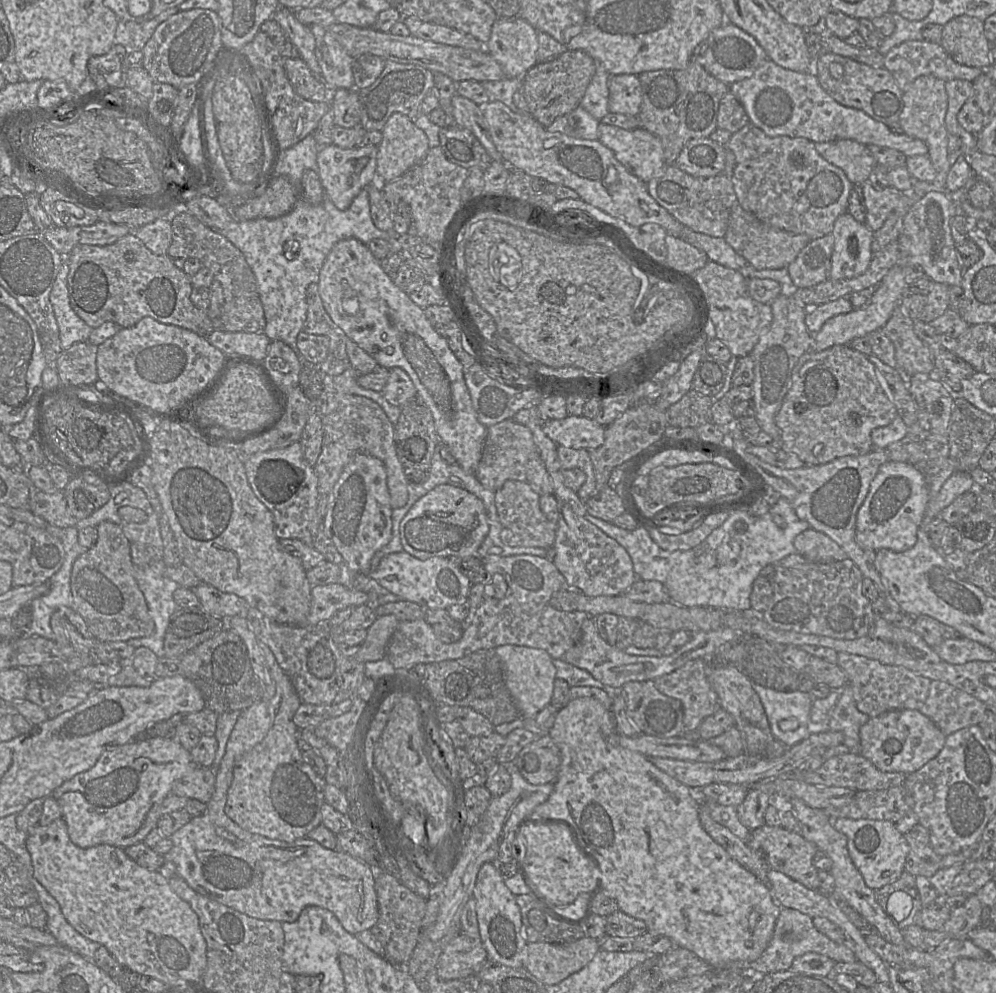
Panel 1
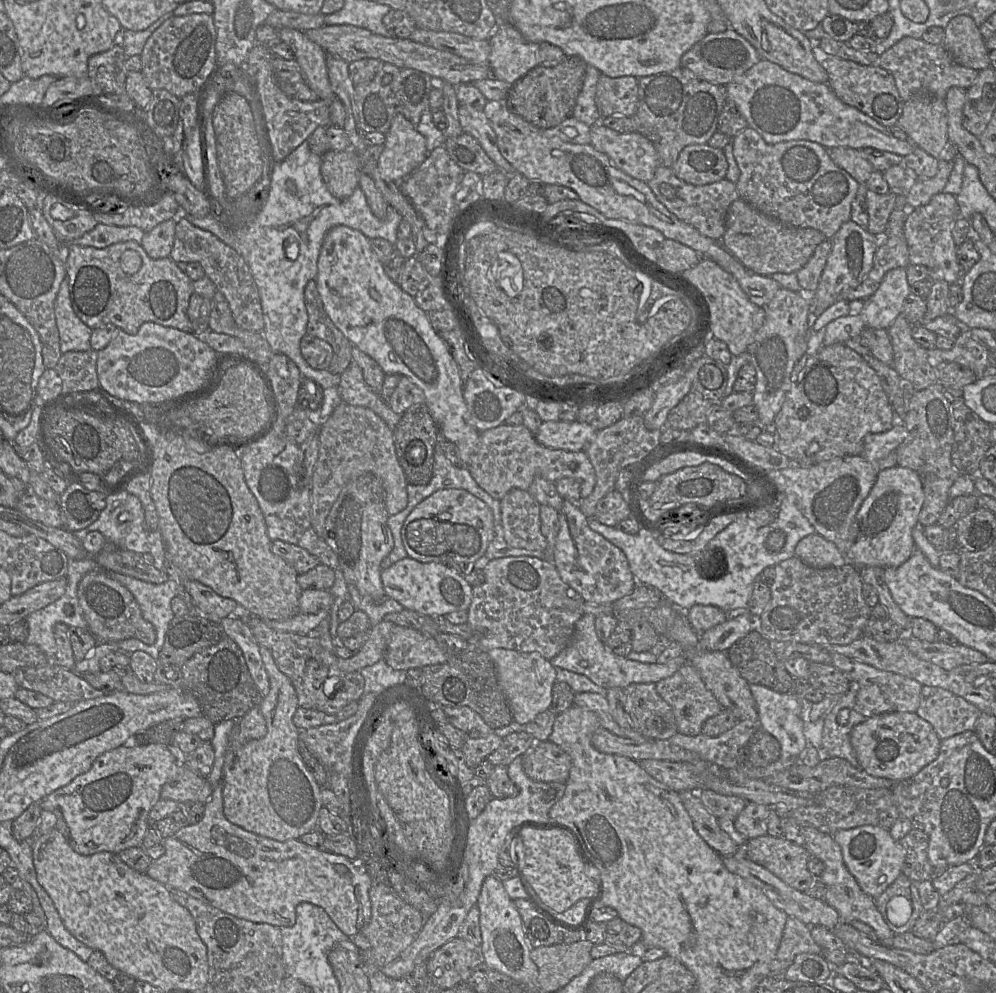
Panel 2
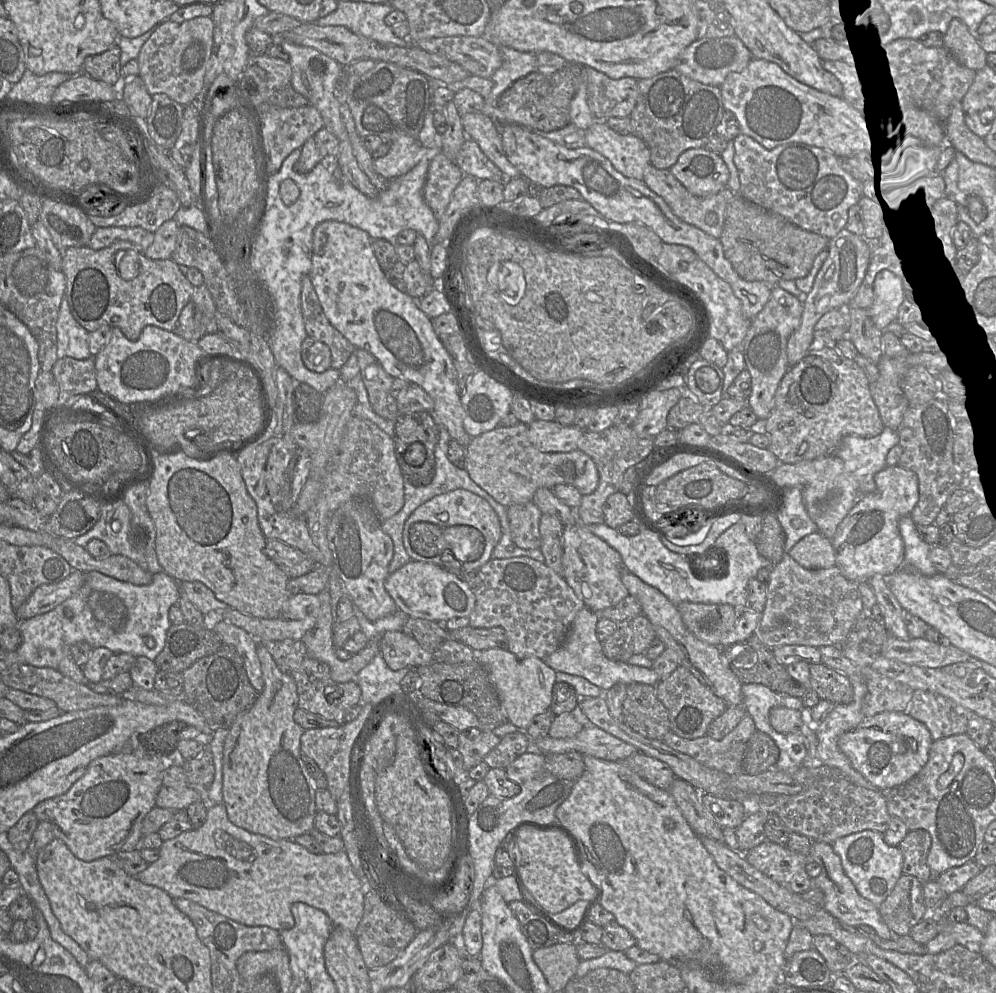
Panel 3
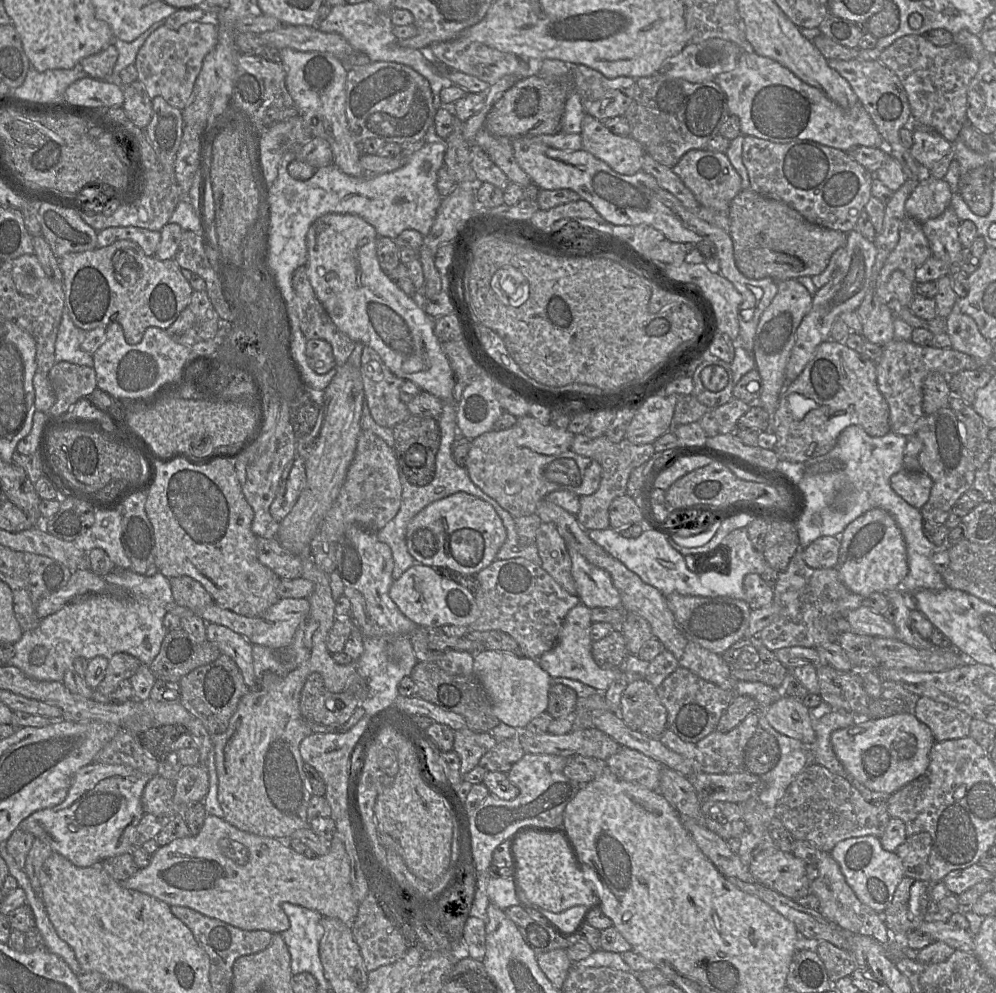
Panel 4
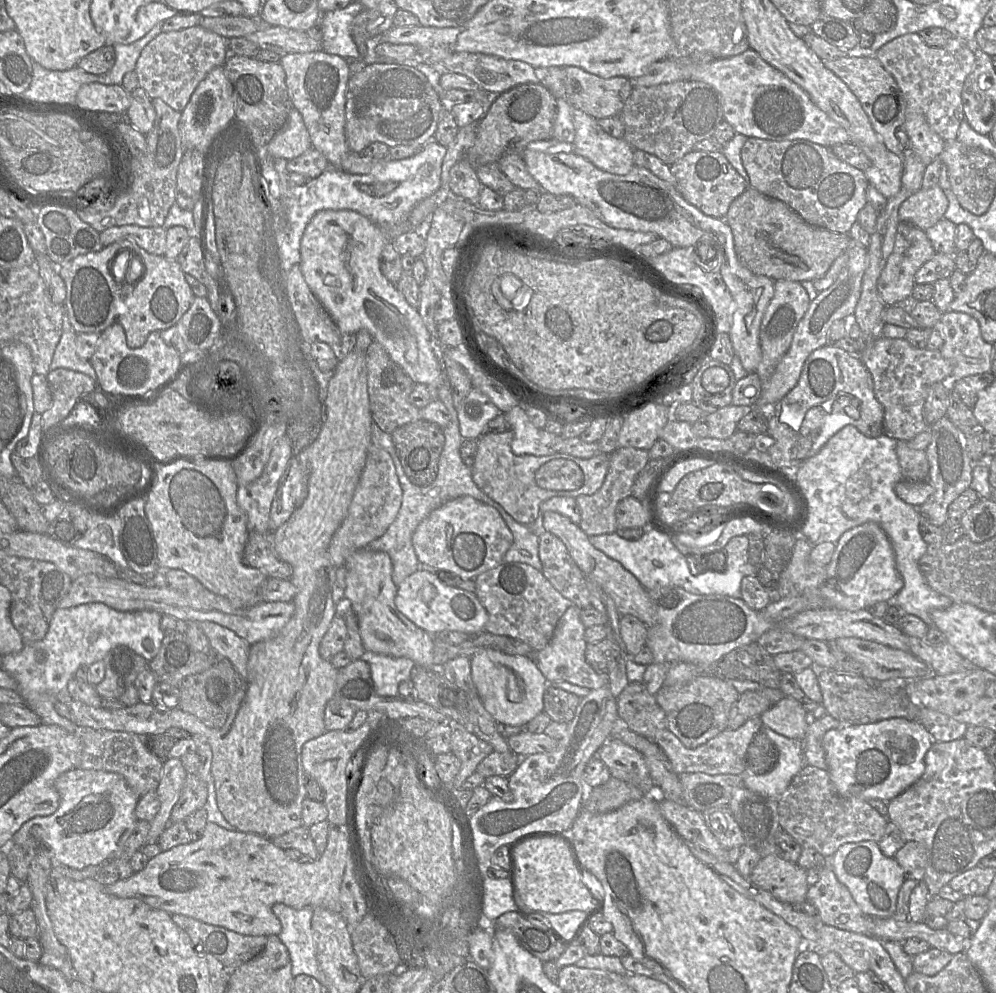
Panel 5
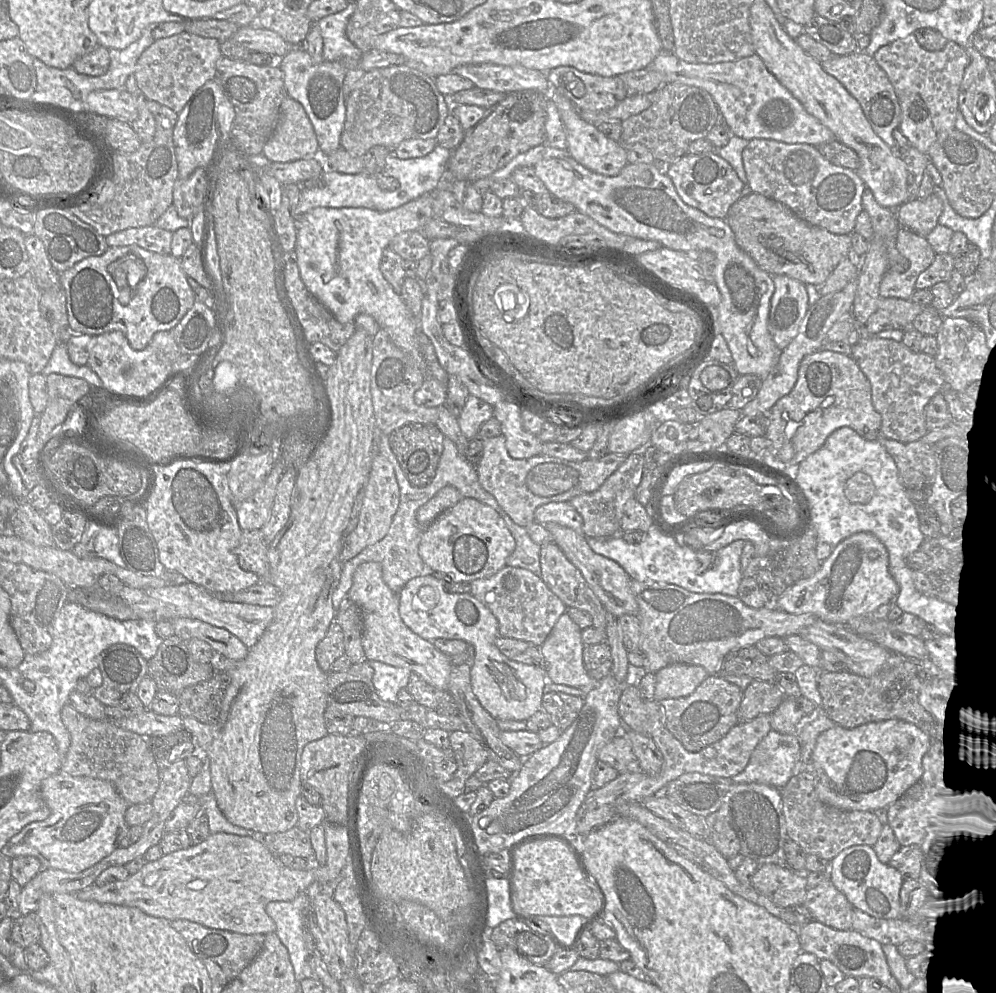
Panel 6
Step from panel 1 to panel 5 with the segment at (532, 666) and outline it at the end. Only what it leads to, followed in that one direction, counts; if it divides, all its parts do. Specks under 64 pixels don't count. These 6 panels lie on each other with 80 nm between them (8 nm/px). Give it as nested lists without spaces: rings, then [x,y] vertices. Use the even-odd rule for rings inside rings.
[[[480,650],[471,657],[471,677],[484,708],[497,723],[525,726],[544,711],[543,696],[547,680],[535,660],[503,651]]]

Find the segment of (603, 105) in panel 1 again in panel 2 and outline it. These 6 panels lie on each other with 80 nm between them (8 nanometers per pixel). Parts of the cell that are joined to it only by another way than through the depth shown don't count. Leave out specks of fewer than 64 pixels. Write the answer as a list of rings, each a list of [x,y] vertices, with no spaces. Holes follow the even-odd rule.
[[[587,65],[582,89],[576,99],[572,116],[592,127],[601,121],[601,116],[595,103],[598,79],[601,72],[594,66]]]

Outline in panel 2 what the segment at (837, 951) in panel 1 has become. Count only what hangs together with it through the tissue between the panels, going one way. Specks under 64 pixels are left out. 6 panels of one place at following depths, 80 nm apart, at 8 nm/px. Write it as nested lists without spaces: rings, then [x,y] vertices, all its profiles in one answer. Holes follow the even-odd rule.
[[[788,917],[779,948],[770,964],[770,975],[783,976],[795,957],[802,953],[822,955],[822,948],[814,941],[811,927],[797,918]]]

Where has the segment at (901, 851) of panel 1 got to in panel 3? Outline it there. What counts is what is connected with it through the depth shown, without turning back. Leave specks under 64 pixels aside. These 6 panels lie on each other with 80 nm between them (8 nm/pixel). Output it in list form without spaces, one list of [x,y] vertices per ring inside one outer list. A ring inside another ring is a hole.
[[[864,830],[838,838],[832,847],[840,857],[843,870],[858,893],[877,907],[893,891],[903,874],[903,855],[899,847],[887,845],[883,839],[883,834],[877,831]]]

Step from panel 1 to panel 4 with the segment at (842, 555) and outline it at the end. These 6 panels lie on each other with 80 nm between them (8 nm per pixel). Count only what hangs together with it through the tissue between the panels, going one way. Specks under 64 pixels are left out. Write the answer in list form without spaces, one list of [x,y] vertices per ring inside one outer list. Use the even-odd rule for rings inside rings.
[[[822,536],[803,549],[802,557],[810,568],[834,568],[838,562],[839,548],[839,537]]]

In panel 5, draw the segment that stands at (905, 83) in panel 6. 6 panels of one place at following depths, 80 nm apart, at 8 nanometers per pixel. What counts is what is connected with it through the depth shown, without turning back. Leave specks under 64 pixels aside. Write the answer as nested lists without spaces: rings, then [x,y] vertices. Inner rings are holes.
[[[918,33],[899,36],[883,45],[876,58],[897,82],[907,104],[918,104],[931,129],[944,141],[955,140],[965,119],[962,89],[975,65],[975,57],[968,44],[952,38],[943,47],[928,46]]]

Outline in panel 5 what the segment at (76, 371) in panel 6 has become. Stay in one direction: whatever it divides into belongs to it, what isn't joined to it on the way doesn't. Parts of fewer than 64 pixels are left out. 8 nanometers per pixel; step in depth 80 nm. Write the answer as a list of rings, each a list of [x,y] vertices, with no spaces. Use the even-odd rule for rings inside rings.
[[[67,314],[63,319],[62,335],[54,351],[50,364],[50,371],[57,368],[66,368],[84,373],[96,380],[97,375],[89,360],[82,360],[76,353],[77,333],[68,320]]]

